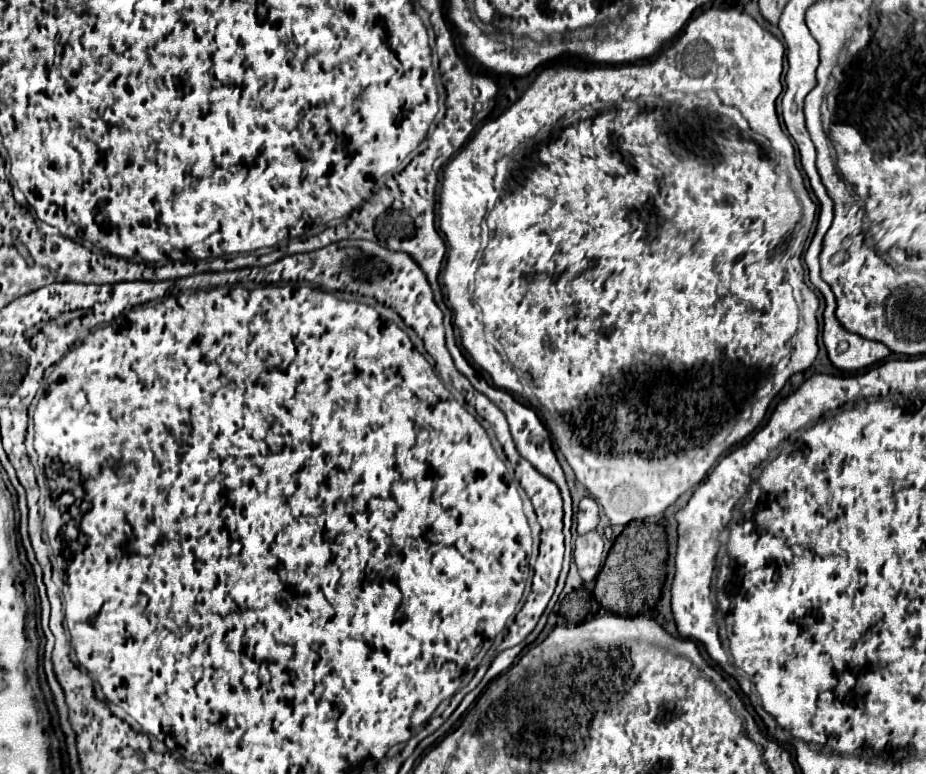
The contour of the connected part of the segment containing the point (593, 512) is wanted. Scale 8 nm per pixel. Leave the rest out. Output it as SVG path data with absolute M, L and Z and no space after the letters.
M583 498L577 512L577 532L585 534L595 530L599 524L599 506L593 498Z

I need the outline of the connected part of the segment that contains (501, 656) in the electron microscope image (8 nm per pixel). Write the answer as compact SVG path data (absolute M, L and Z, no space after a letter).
M529 640L527 642L523 642L523 644L519 644L519 646L513 646L513 648L509 648L509 650L503 650L503 652L499 652L497 654L497 658L493 660L493 664L489 666L489 676L485 676L483 680L493 680L493 678L497 678L499 674L503 674L505 670L509 670L511 666L513 666L513 662L515 662L515 658L521 654L521 650L525 648L529 644Z

